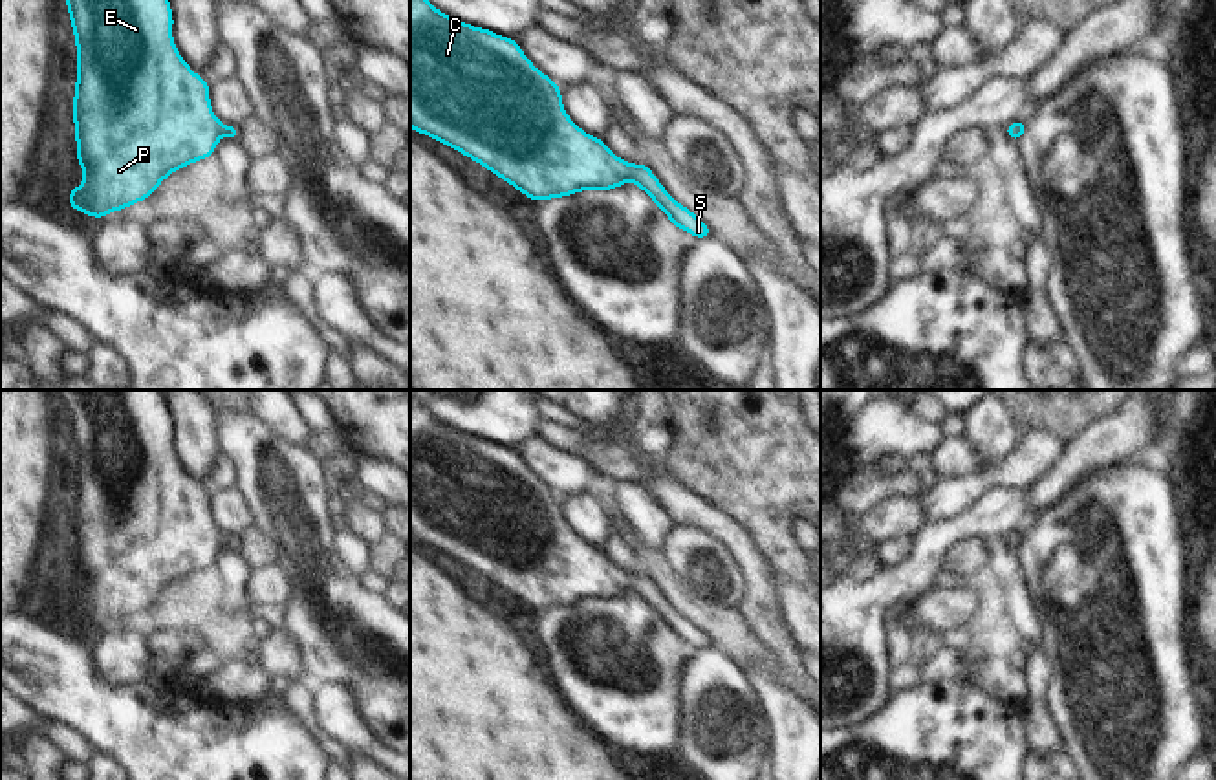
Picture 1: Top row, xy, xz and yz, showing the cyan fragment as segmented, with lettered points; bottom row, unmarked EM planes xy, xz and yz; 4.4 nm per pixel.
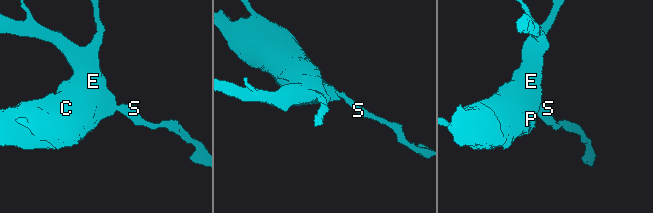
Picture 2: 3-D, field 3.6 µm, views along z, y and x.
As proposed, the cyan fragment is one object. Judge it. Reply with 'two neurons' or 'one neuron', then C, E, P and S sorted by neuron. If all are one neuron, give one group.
one neuron | C E P S

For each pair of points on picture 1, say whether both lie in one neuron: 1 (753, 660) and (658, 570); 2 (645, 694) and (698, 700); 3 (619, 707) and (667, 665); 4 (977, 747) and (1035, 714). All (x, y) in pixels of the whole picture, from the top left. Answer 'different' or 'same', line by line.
1: same
2: different
3: same
4: different

